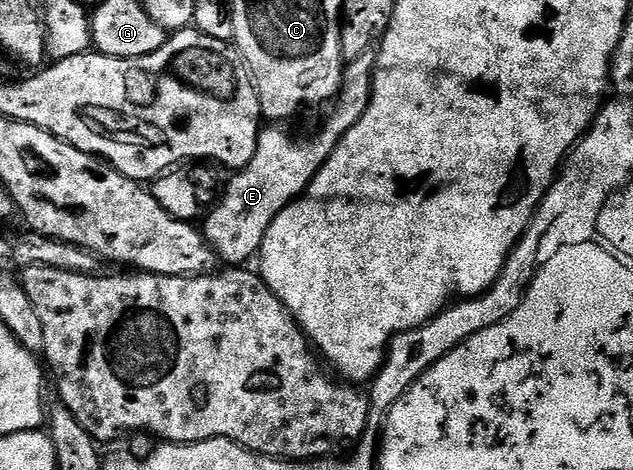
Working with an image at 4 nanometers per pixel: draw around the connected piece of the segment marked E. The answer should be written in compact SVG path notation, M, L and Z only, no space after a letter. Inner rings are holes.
M372 52L358 56L358 60L345 65L340 93L331 107L333 110L329 112L320 135L313 142L299 142L286 131L280 130L284 128L276 124L261 129L258 148L254 148L250 164L231 175L232 179L229 180L220 203L218 198L203 219L203 236L221 263L240 268L259 255L262 240L270 224L274 224L278 212L285 210L294 199L303 194L304 189L312 183L314 176L322 168L322 164L326 164L330 152L338 148L338 140L342 140L342 136L350 132L350 128L354 128L358 120L362 120L370 104L375 71L376 56Z

